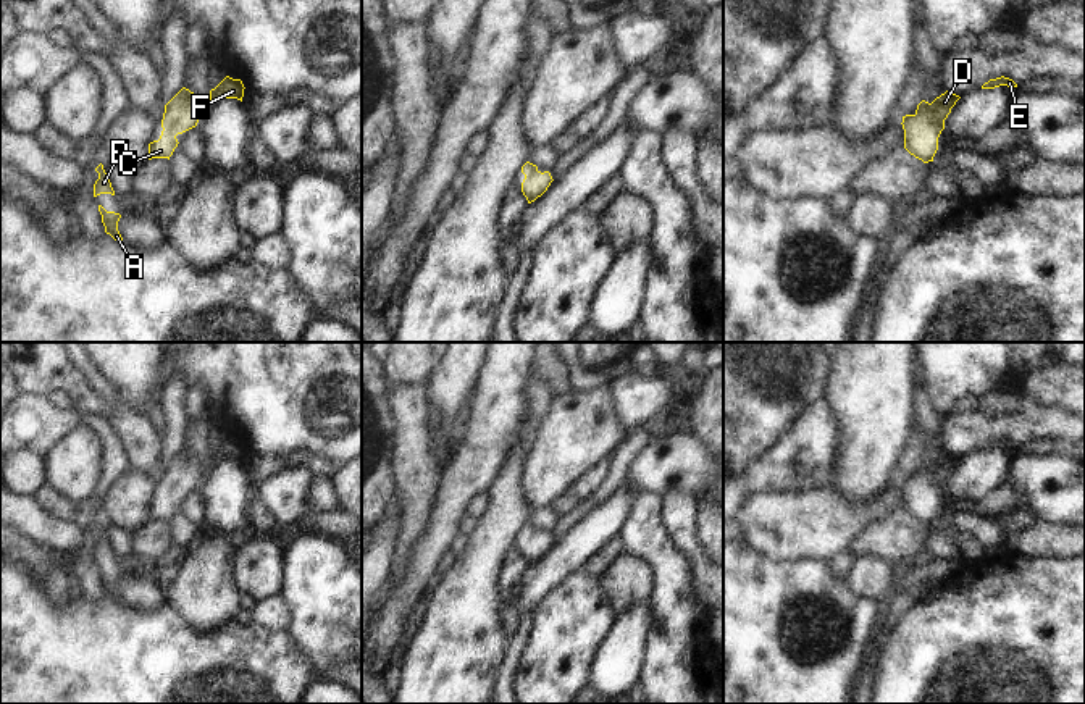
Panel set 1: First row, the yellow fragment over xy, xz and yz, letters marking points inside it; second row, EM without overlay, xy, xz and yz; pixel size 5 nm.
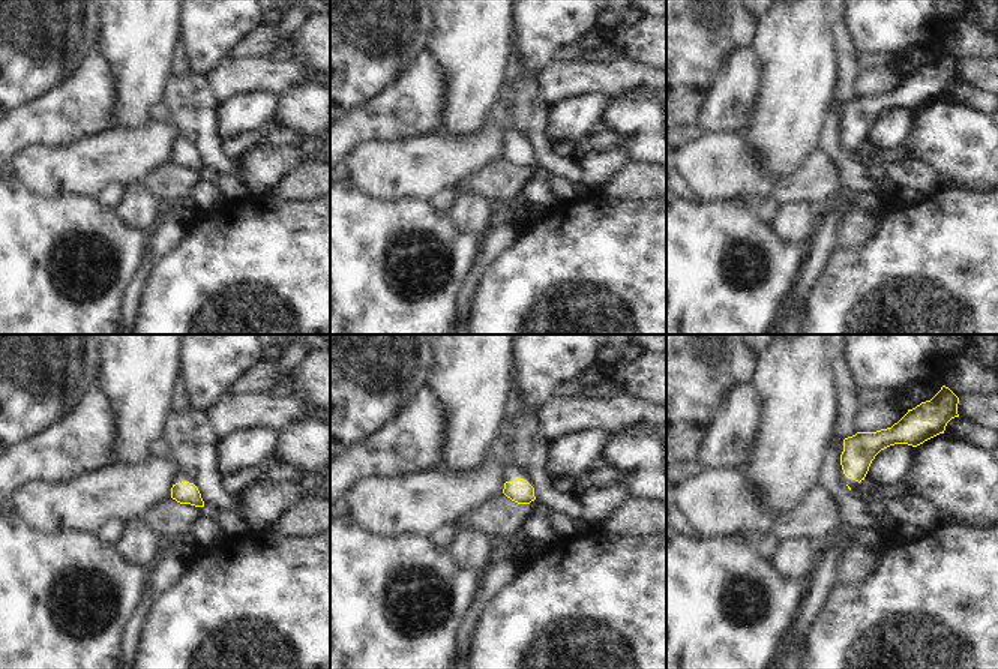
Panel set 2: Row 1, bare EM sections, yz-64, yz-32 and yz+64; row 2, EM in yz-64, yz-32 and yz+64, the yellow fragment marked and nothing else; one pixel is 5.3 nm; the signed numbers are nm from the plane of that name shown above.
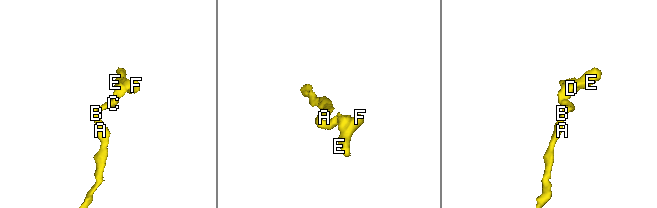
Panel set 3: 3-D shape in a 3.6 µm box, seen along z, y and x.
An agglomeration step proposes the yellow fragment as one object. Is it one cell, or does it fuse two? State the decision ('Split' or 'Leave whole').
Leave whole

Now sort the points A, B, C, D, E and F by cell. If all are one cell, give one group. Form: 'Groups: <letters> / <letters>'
Groups: A B C D E F

